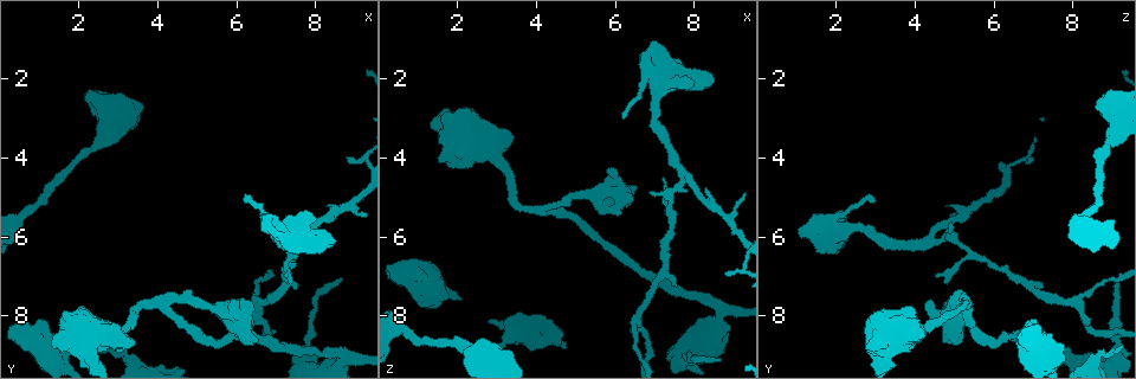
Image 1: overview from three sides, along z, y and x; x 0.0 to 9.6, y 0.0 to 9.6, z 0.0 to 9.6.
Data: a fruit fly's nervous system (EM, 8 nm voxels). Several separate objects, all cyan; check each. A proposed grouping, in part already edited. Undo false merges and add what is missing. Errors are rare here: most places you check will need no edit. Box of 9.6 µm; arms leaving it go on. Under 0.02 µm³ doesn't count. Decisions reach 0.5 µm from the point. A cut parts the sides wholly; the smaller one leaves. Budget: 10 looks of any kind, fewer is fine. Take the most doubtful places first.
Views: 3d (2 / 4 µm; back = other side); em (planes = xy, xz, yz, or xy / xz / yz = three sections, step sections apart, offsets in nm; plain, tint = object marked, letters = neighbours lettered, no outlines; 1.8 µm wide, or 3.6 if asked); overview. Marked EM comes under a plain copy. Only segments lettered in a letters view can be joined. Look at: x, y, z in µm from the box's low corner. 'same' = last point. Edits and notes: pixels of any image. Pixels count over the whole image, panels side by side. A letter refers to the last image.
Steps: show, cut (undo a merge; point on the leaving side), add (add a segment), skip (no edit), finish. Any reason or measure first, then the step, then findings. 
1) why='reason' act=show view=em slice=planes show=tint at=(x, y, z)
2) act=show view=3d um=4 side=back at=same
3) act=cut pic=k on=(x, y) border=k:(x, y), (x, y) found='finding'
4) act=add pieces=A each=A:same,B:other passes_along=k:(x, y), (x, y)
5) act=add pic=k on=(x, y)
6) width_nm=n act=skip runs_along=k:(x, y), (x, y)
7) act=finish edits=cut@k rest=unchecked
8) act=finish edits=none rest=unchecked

why='thick turns thin' act=show view=3d um=4 at=(0.60, 8.50, 7.00)

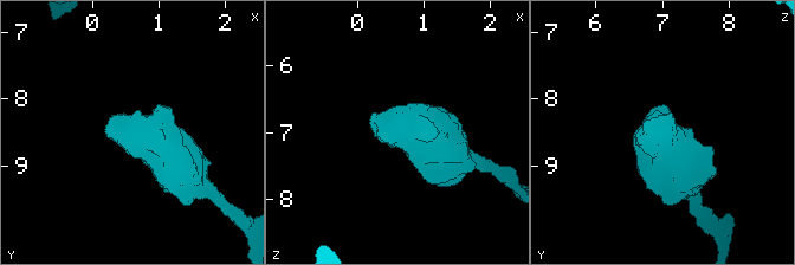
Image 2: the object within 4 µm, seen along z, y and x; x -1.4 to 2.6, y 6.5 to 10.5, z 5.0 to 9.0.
act=show view=em um=3.6 slice=planes show=tint at=(0.65, 8.55, 6.95)

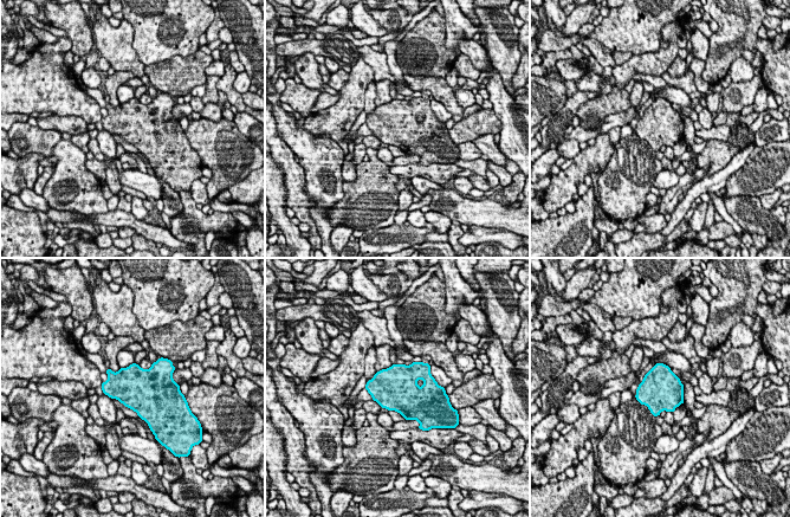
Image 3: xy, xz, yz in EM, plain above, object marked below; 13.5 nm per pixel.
why='what lies round it' act=show view=em um=3.6 slice=planes show=letters at=same

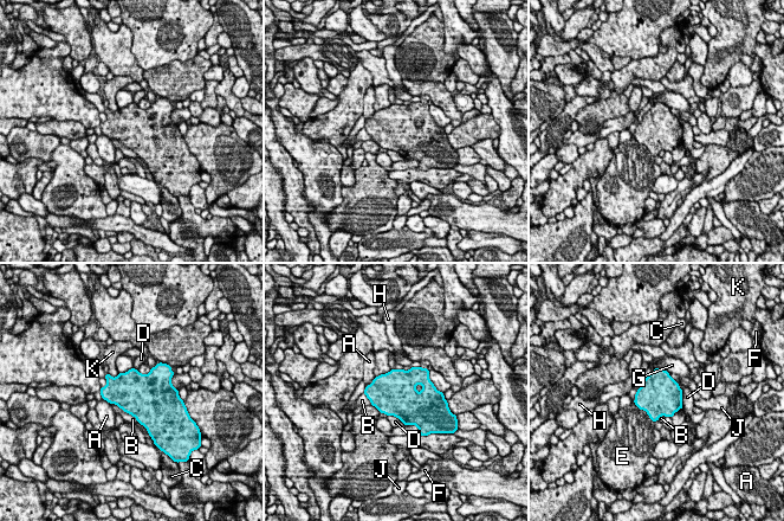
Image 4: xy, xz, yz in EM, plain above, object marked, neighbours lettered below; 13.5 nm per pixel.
act=skip each=A:other,B:other,C:other,D:other,E:other,F:other,G:other,H:other,J:other,K:other border=4:(111, 403), (130, 413), (141, 424) found='all the same cell'

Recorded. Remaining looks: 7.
why='branch point' act=show view=3d um=2 at=(6.50, 7.70, 8.05)

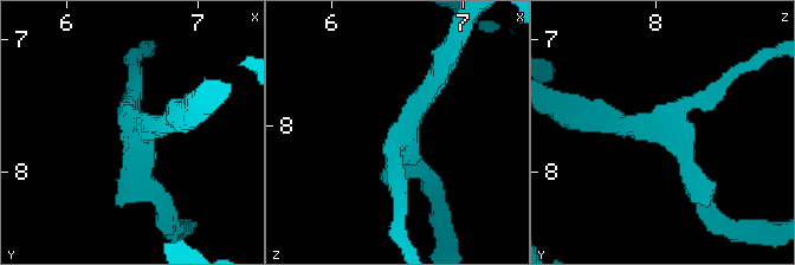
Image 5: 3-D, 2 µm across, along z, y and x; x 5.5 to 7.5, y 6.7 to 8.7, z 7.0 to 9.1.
arms=3 act=show view=em slice=xz step=8 show=tint at=(6.54, 7.64, 8.06)

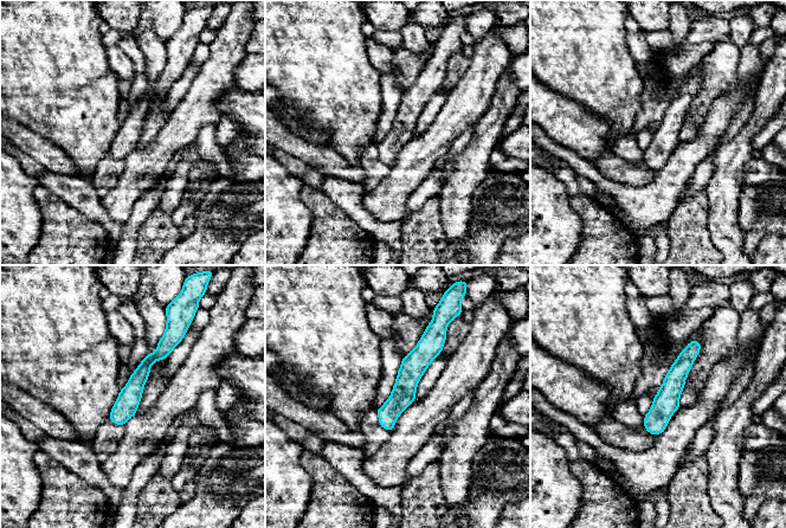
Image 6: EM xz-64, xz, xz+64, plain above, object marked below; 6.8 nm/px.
act=show view=em slice=planes show=letters at=same

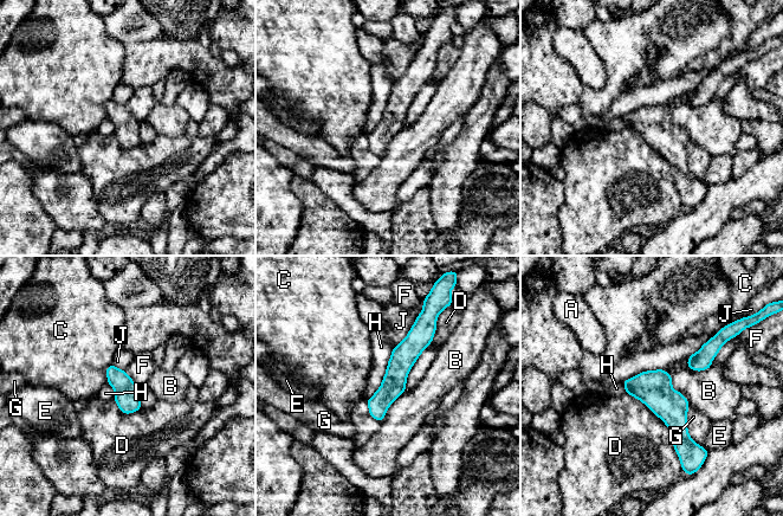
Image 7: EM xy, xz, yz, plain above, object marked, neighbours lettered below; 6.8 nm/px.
act=skip each=A:other,B:other,C:other,D:other,E:other,F:other,G:other,H:other,J:other border=7:(393, 348), (382, 382), (367, 400) found='one cell here'

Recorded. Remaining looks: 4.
why='calibre changes' act=show view=em um=3.6 slice=planes show=tint at=(7.70, 9.00, 9.15)

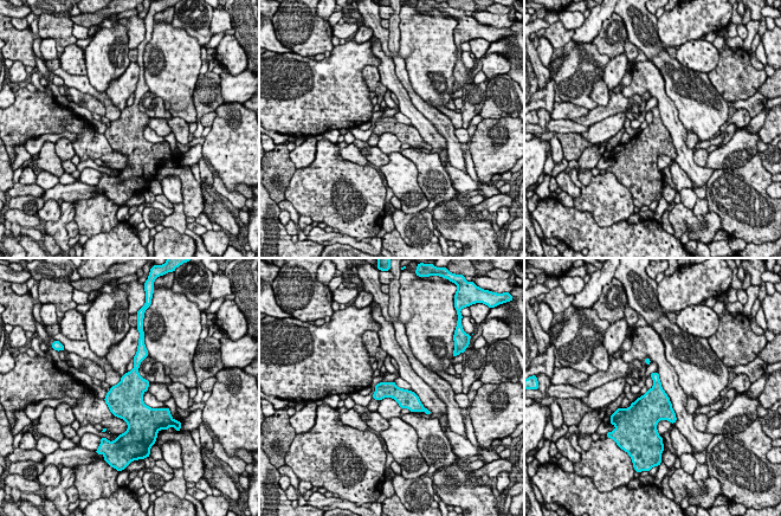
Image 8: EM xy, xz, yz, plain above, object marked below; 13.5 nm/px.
why='what lies round it' act=show view=em um=3.6 slice=planes show=letters at=same

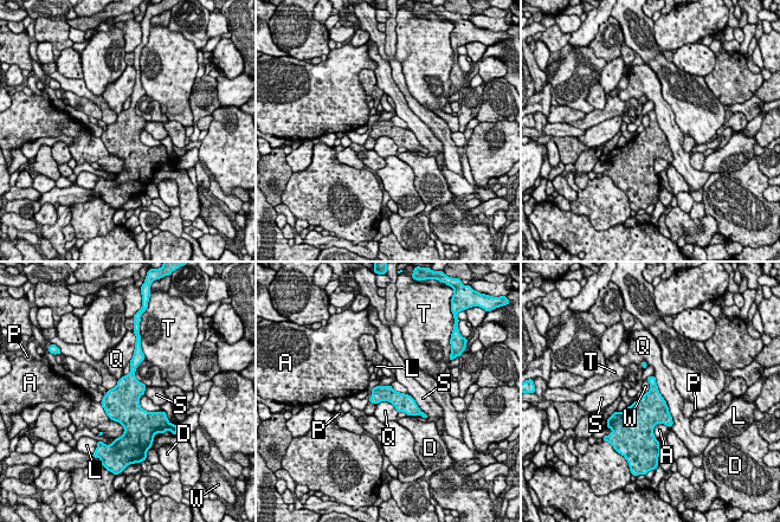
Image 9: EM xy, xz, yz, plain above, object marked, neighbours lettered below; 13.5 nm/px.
longest_contact=Q:750nm act=skip each=A:other,D:other,L:other,P:other,Q:other,S:other,T:other,W:other found='one cell here'

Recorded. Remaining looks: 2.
why='branch stops here' act=show view=em um=3.6 slice=yz step=16 show=tint at=(5.85, 7.60, 4.40)

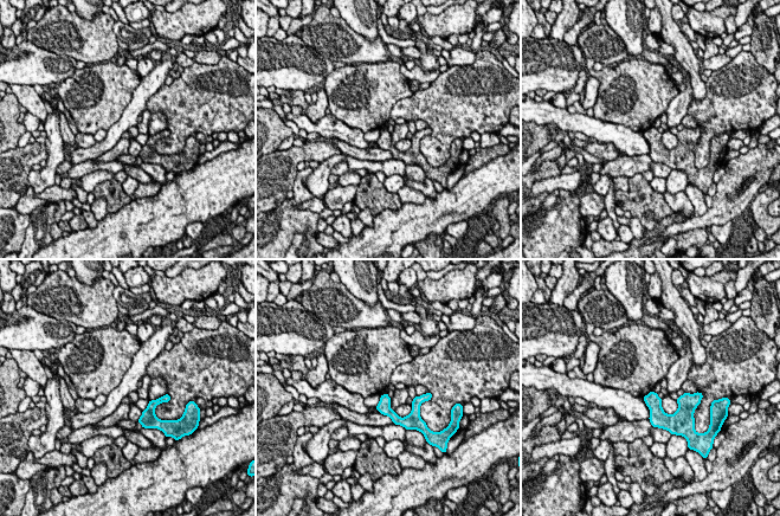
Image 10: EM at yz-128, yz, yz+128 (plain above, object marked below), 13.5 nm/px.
act=show view=em um=3.6 slice=planes show=letters at=same

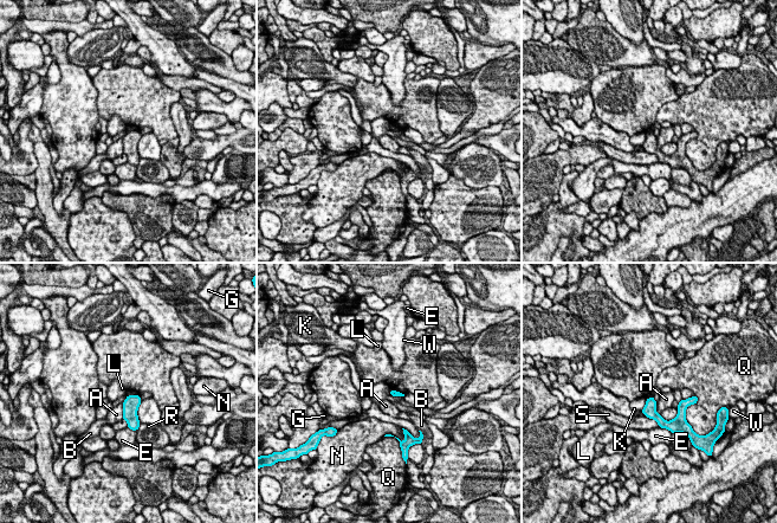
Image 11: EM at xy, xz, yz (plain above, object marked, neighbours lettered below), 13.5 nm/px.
longest_contact=W:320nm act=skip each=A:other,B:other,E:other,G:other,K:other,L:other,N:other,Q:other,R:other,S:other,W:other runs_along=11:(687, 402), (672, 424), (646, 412) found='none of them fits'

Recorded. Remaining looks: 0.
act=finish edits=none rest=unchecked

